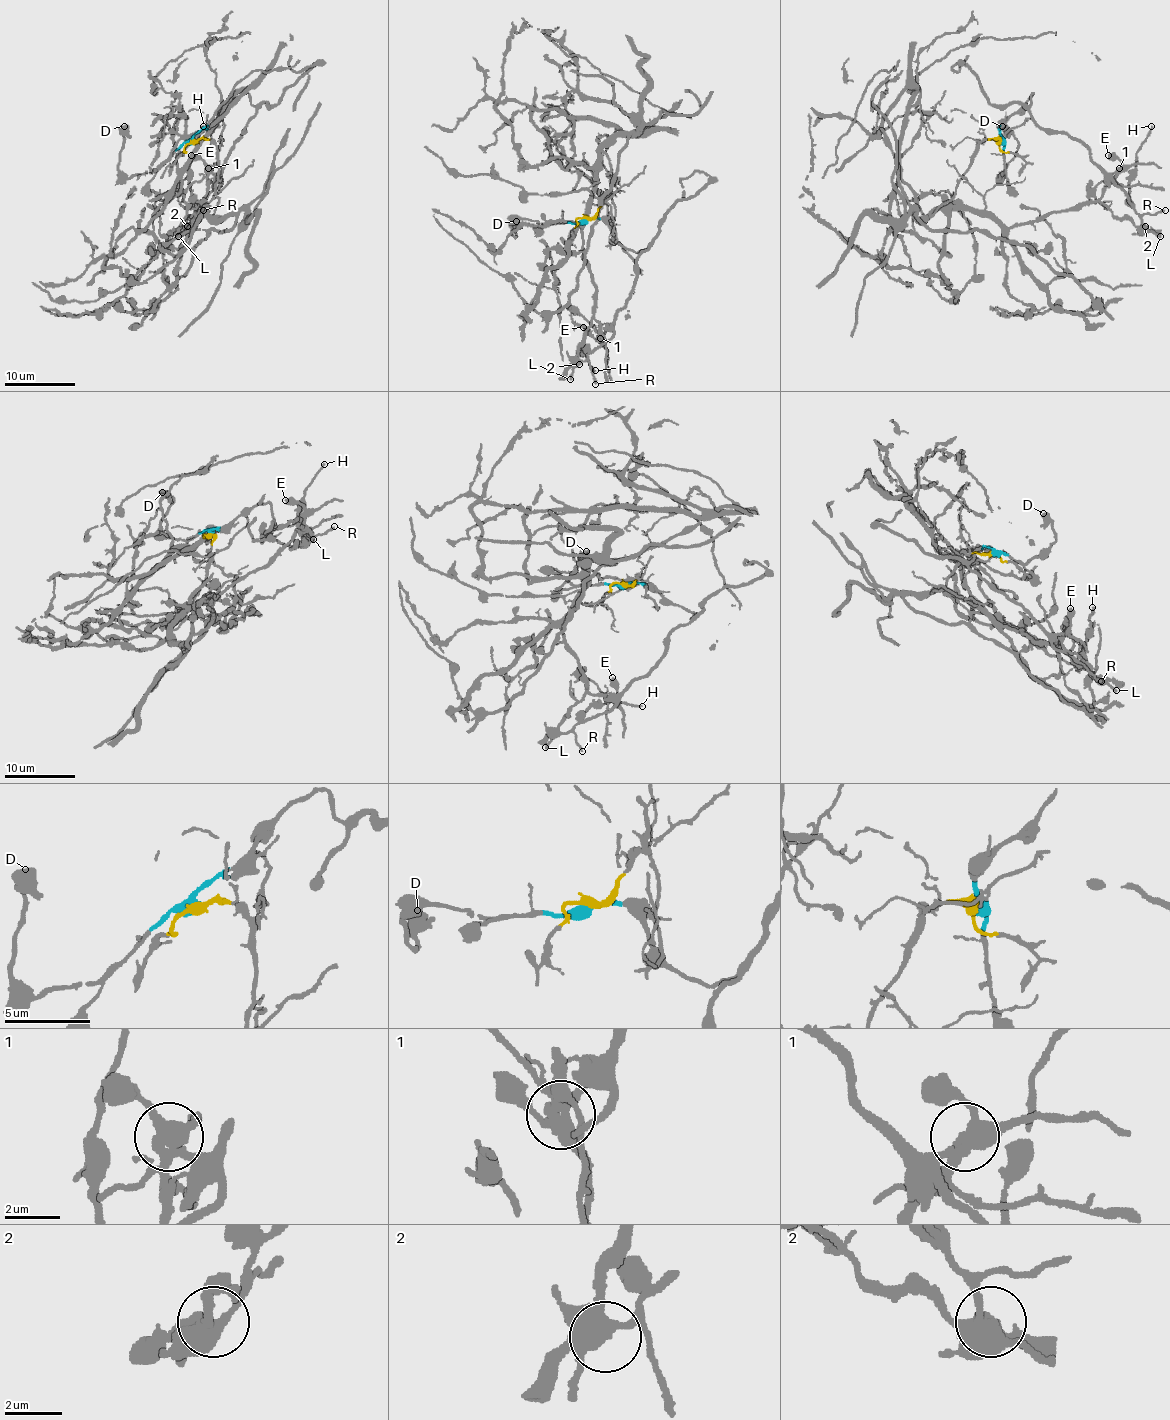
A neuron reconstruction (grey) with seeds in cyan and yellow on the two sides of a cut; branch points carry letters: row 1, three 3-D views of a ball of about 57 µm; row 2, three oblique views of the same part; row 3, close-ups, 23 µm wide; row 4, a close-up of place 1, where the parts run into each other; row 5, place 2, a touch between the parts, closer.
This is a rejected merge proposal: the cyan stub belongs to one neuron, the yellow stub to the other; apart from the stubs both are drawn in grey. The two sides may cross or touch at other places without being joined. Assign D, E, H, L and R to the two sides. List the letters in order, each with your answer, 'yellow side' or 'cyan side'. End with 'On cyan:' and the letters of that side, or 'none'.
D: cyan side
E: cyan side
H: cyan side
L: cyan side
R: cyan side
On cyan: D, E, H, L, R

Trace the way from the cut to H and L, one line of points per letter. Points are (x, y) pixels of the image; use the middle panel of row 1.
H: (585, 219), (601, 219), (626, 249), (647, 247), (613, 334), (582, 350), (596, 371)
L: (585, 219), (601, 219), (626, 249), (647, 249), (636, 259), (636, 282), (613, 334), (569, 380)

